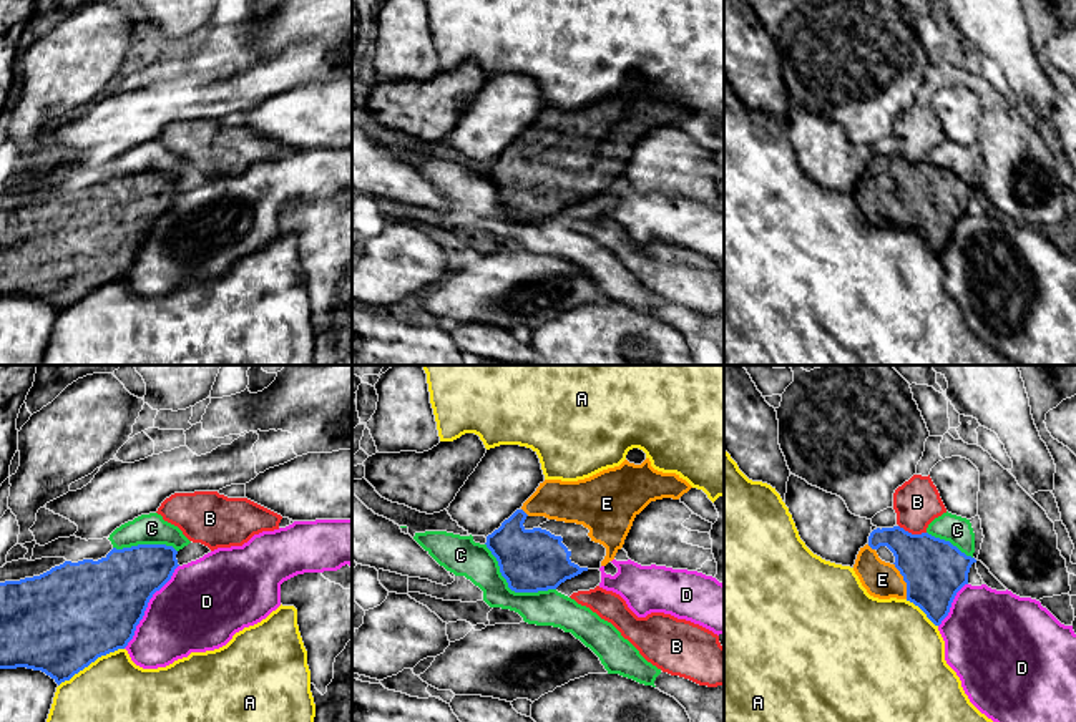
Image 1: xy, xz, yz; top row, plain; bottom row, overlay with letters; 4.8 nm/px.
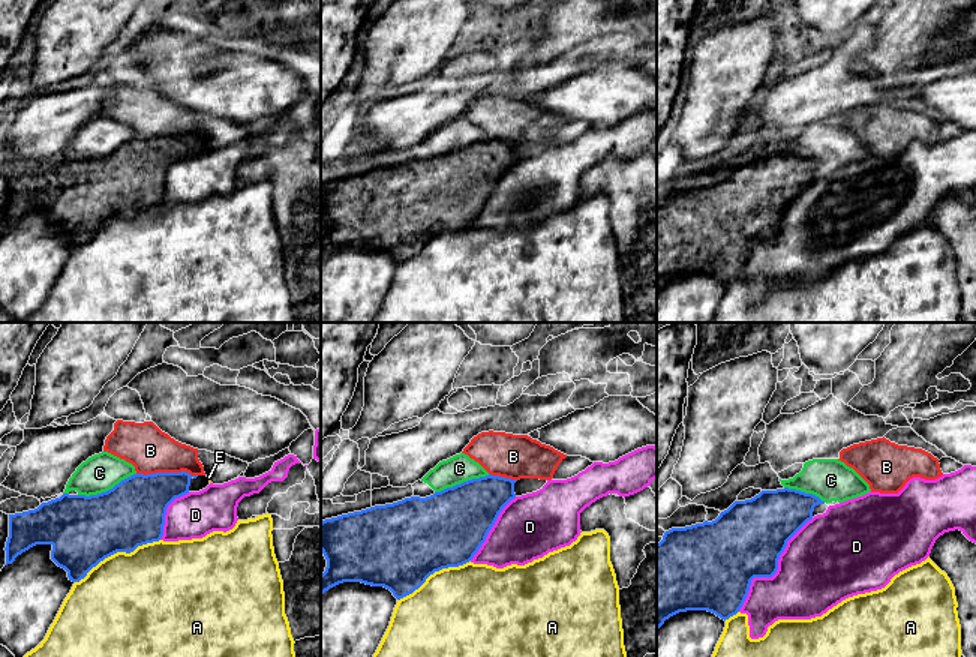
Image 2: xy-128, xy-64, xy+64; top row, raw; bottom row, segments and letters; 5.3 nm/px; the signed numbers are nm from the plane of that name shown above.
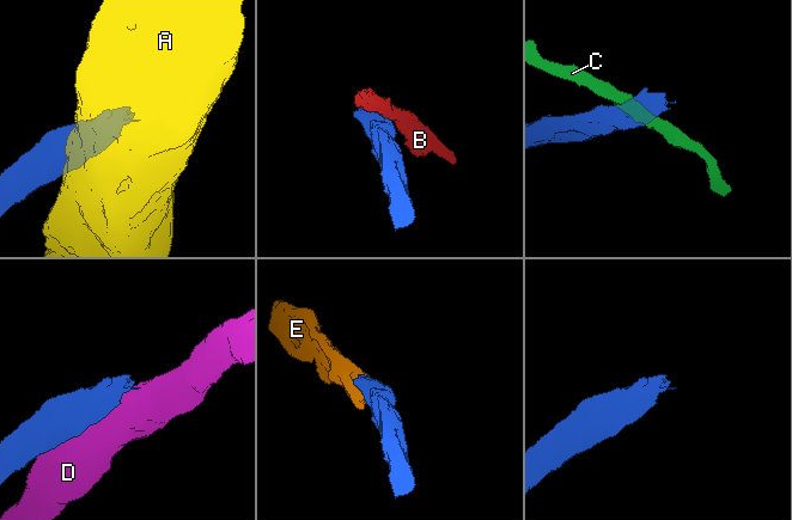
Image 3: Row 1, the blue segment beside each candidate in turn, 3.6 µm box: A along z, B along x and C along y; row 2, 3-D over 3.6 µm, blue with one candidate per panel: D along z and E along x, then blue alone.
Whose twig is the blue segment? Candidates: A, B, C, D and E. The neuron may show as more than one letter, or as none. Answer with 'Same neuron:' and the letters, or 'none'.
Same neuron: E

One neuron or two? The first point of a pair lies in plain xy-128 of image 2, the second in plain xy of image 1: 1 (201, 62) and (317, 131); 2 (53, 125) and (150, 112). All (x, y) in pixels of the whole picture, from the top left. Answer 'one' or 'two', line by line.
1: one
2: one

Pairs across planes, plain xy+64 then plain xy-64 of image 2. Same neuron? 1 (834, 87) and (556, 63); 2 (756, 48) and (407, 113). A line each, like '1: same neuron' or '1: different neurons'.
1: same neuron
2: different neurons

